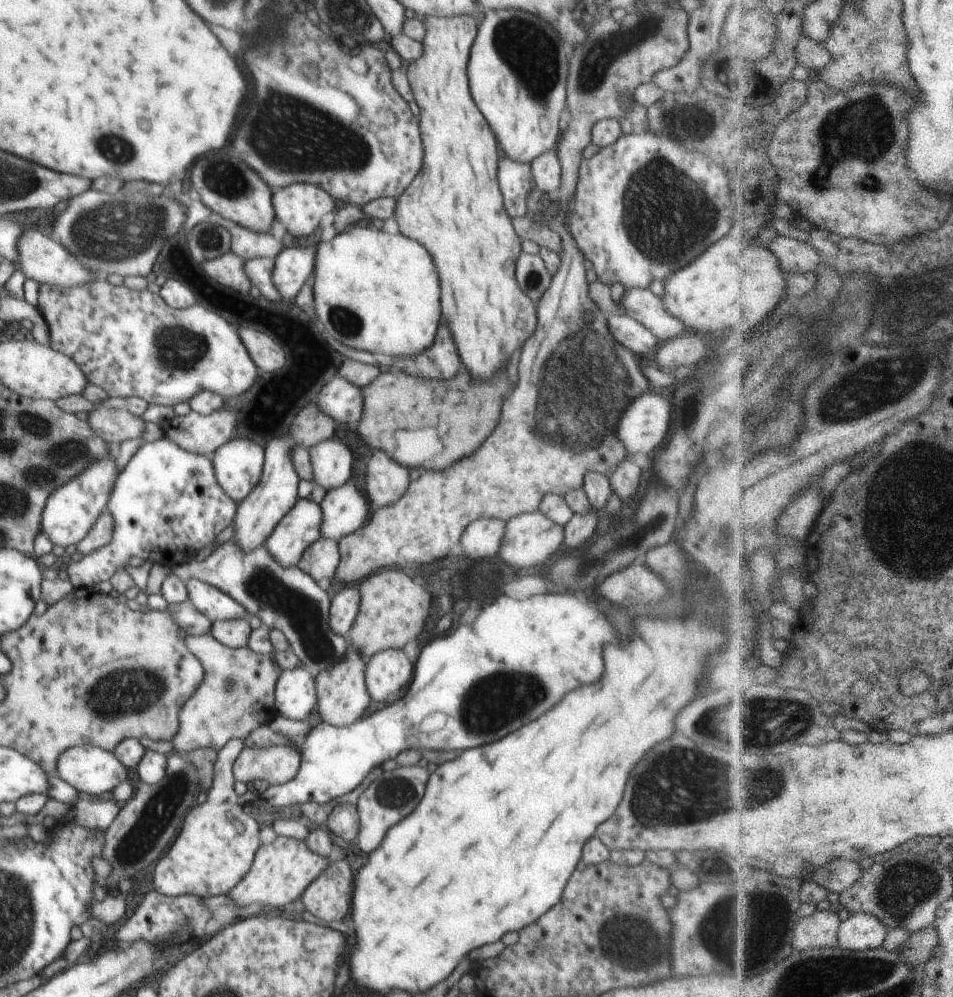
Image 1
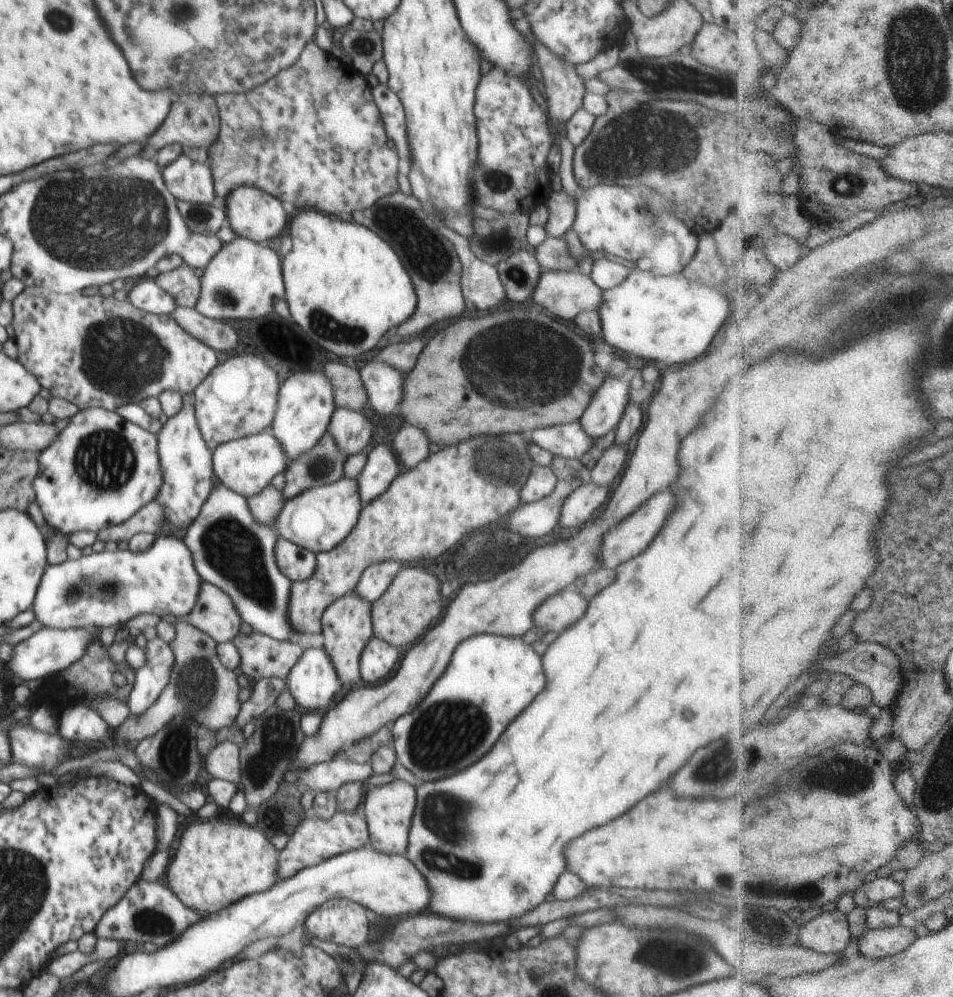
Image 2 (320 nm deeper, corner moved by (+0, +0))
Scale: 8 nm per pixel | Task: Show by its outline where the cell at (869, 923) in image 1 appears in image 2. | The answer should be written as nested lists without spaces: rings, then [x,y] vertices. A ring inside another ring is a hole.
[[[904,925],[896,928],[872,929],[861,938],[861,951],[871,959],[885,959],[908,950],[920,937]]]

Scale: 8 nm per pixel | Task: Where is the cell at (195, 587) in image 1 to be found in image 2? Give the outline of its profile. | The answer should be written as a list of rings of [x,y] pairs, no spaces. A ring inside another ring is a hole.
[[[160,535],[154,539],[150,548],[142,552],[132,552],[130,549],[104,549],[98,553],[80,555],[77,559],[67,558],[55,565],[48,564],[31,604],[31,611],[34,618],[46,629],[124,627],[125,622],[143,612],[158,616],[172,614],[176,618],[182,618],[192,612],[201,581],[186,543],[171,535]]]

